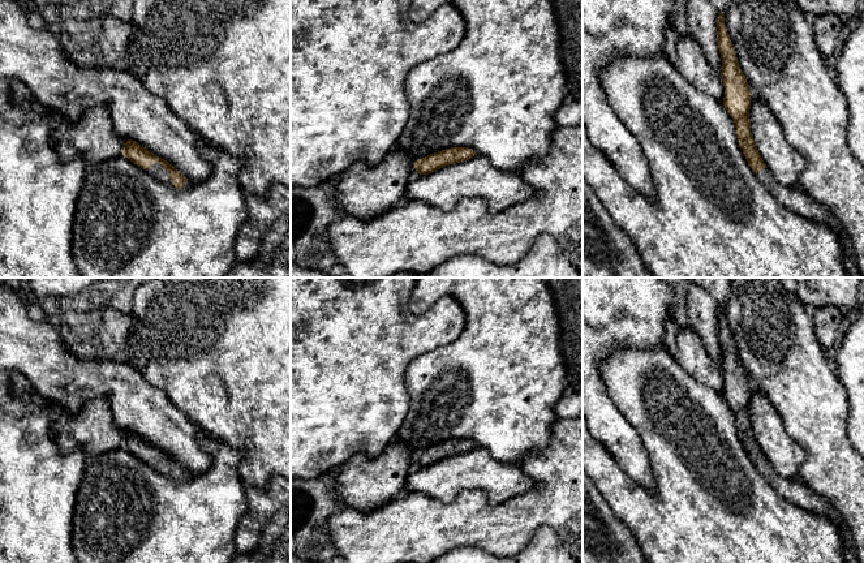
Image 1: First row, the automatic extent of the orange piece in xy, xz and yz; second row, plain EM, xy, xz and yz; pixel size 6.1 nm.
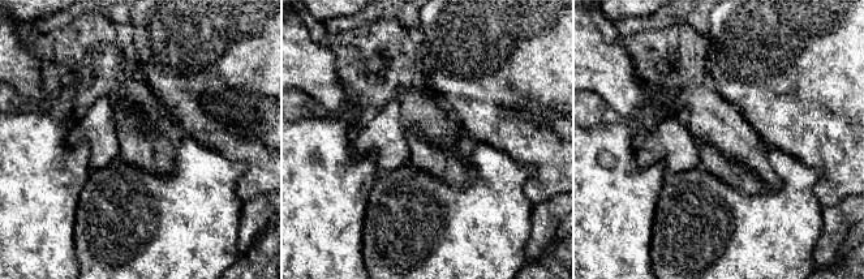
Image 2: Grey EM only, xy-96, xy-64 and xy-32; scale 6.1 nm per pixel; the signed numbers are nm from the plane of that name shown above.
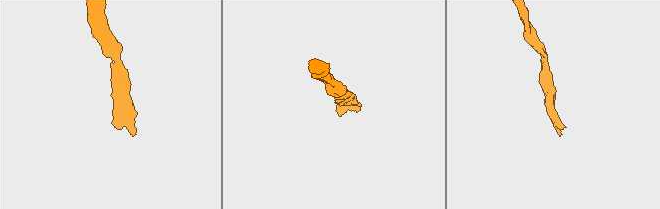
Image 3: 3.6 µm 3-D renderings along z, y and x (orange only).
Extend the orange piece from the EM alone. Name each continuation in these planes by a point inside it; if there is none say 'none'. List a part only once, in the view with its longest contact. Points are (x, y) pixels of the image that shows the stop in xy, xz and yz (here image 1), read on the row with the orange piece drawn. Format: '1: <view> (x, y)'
1: xy (157, 171)

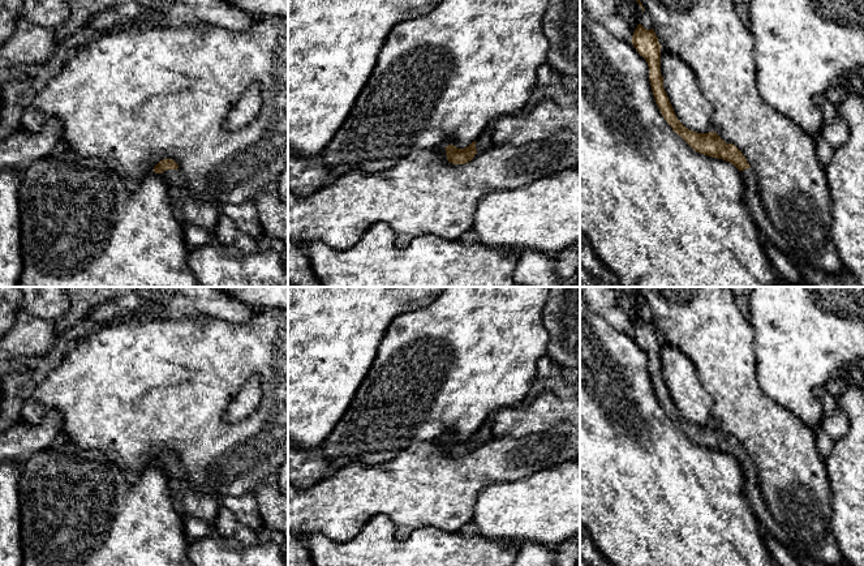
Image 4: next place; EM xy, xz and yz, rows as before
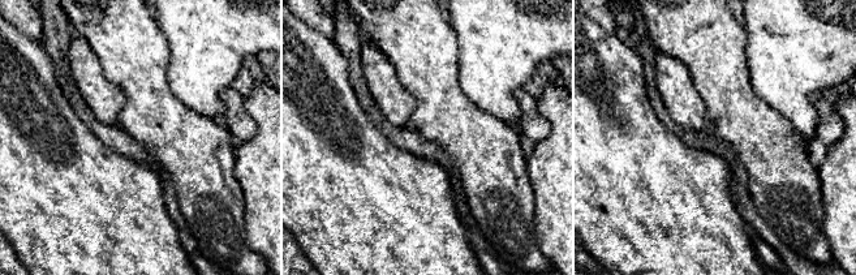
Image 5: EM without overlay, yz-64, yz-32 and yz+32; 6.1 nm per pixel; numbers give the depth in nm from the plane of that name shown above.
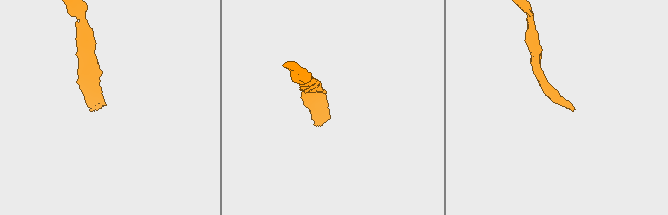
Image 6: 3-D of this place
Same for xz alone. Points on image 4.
1: xz (484, 142)

